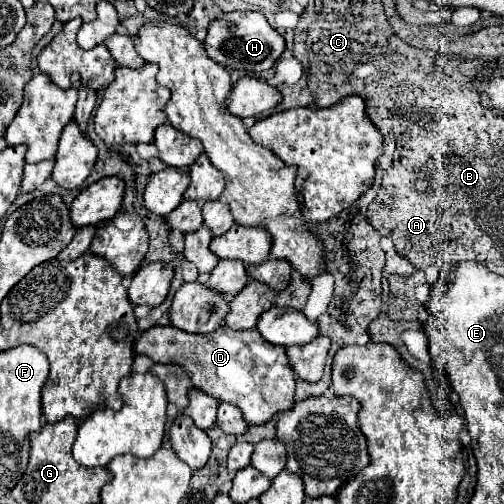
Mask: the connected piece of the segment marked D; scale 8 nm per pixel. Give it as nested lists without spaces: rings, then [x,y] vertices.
[[[156,325],[144,331],[140,339],[136,339],[134,349],[136,353],[148,355],[154,363],[176,363],[154,365],[150,371],[164,381],[168,401],[176,403],[180,411],[188,407],[188,389],[192,389],[192,385],[220,401],[240,407],[248,425],[262,425],[270,421],[276,413],[286,411],[294,405],[296,381],[286,357],[286,347],[264,341],[258,329],[234,331],[228,327],[220,327],[208,335],[192,335],[172,325]]]

